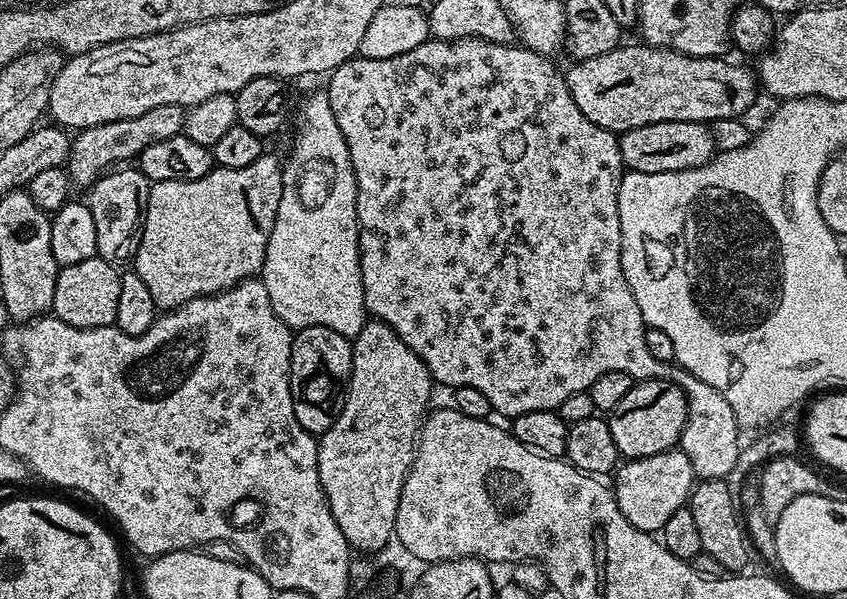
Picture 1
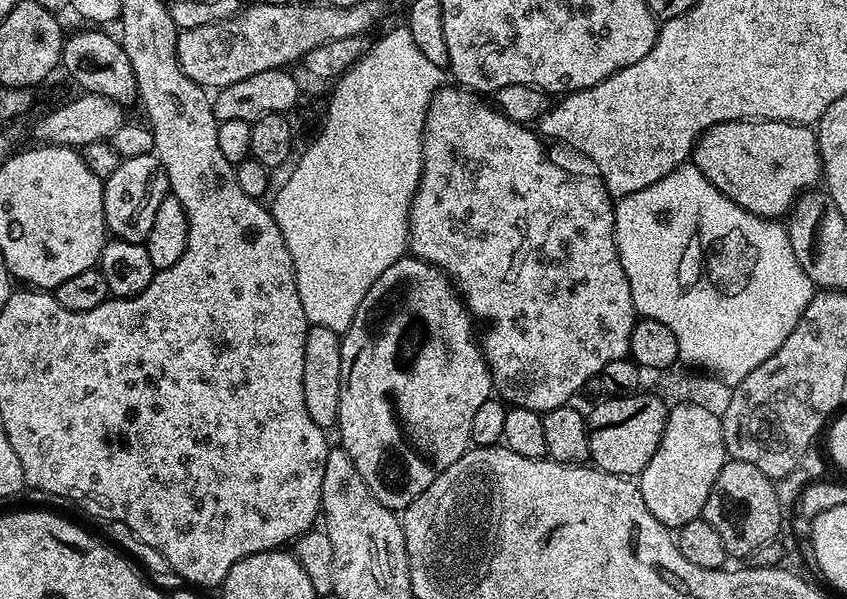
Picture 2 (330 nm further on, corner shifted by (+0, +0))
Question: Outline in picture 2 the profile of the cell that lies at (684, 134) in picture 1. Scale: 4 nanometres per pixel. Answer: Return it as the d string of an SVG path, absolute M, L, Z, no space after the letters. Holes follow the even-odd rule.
M731 120L730 122L722 122L715 124L713 128L708 128L700 135L696 142L696 147L692 150L690 157L691 163L695 164L696 169L706 177L709 182L717 188L722 194L726 194L726 198L730 198L730 202L734 202L738 206L742 206L742 210L746 210L755 216L766 216L769 218L784 218L792 210L792 205L803 192L815 189L821 183L824 164L820 160L820 147L816 141L816 133L809 125L791 124L785 120Z

